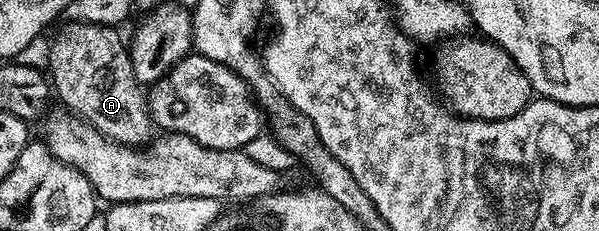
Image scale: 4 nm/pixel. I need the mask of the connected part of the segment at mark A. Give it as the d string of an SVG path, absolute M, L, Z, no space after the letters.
M68 23L67 29L56 38L51 44L51 49L47 52L47 64L45 63L46 71L49 73L49 79L53 85L54 95L57 100L63 103L62 107L66 111L76 115L79 119L84 120L86 124L91 124L102 136L109 140L114 140L117 144L126 146L147 146L152 143L153 135L151 136L151 128L153 129L153 121L151 119L151 109L147 106L147 96L144 89L141 87L139 80L133 74L133 62L131 61L131 53L128 45L119 37L120 29L110 24L73 24Z

